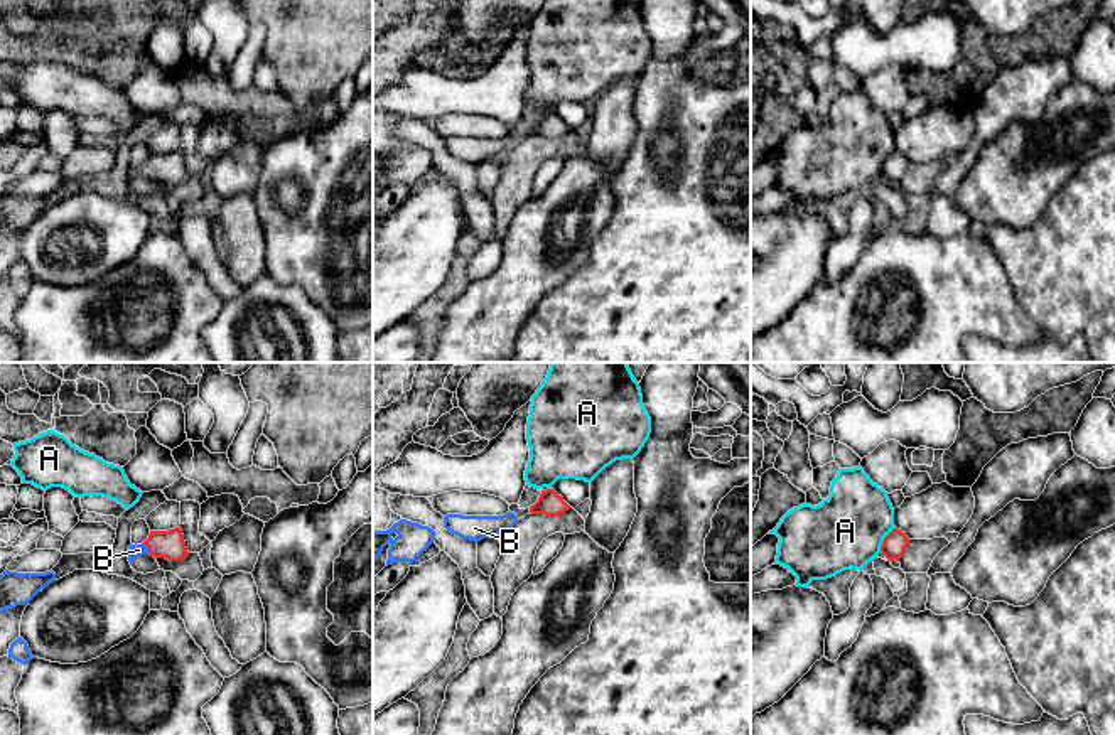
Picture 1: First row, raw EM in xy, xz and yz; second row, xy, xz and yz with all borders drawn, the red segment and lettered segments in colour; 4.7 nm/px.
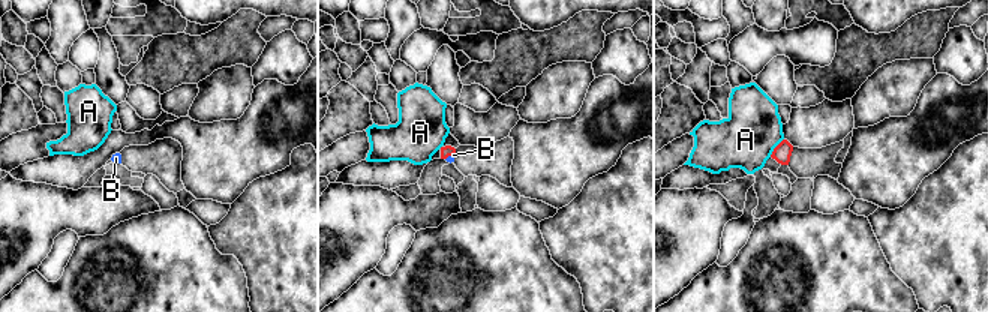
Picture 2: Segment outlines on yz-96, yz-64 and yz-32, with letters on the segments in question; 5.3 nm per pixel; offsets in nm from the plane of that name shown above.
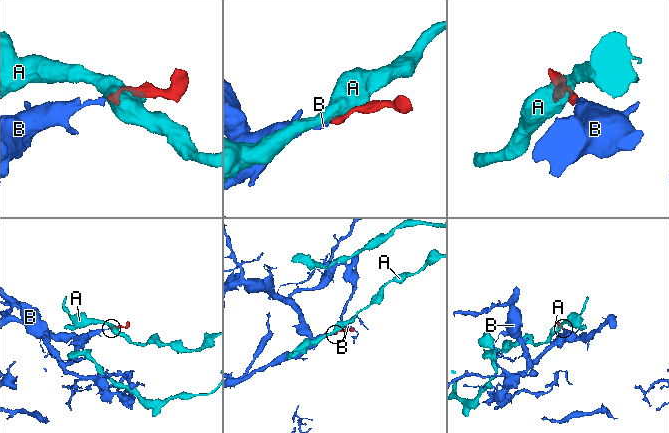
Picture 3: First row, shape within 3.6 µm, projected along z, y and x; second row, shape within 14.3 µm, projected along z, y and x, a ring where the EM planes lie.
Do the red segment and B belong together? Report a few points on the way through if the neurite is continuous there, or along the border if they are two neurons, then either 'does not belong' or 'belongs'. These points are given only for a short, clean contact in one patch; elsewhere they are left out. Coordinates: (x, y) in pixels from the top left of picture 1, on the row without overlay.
runs through xy (169, 167), (147, 169), (139, 172); belongs

